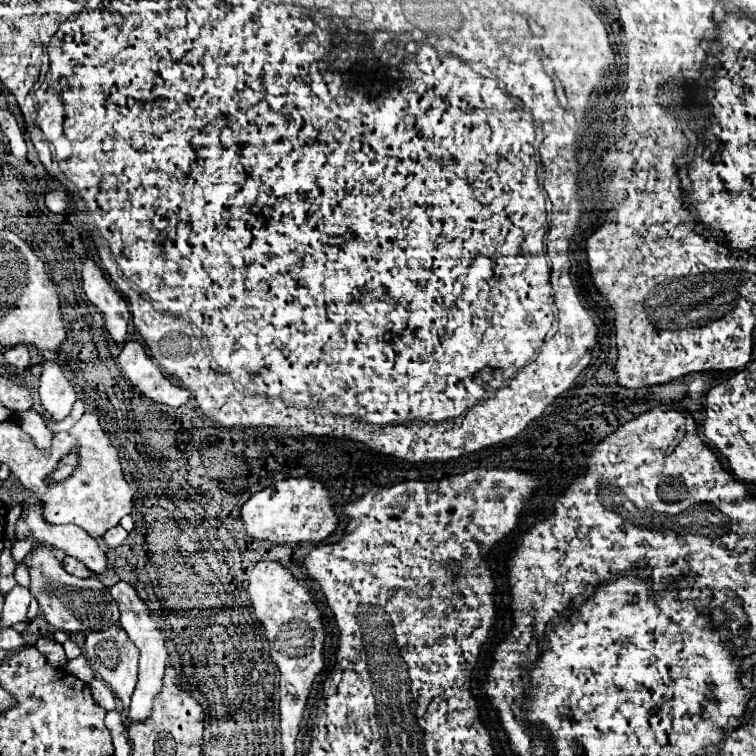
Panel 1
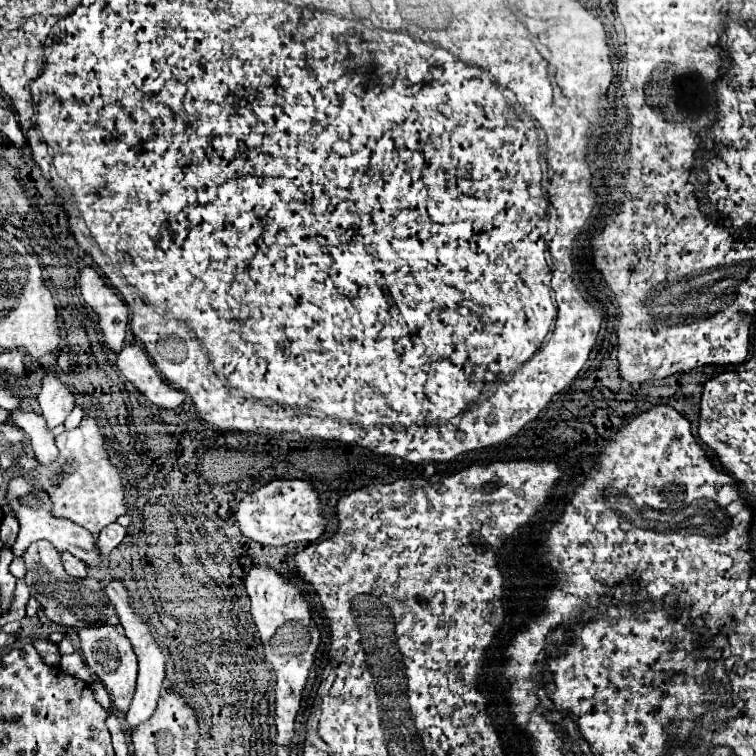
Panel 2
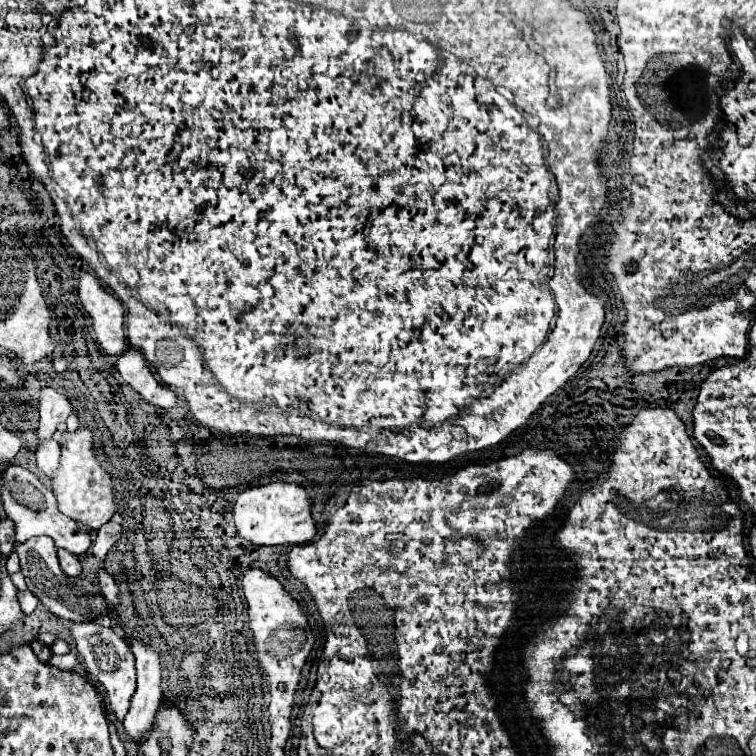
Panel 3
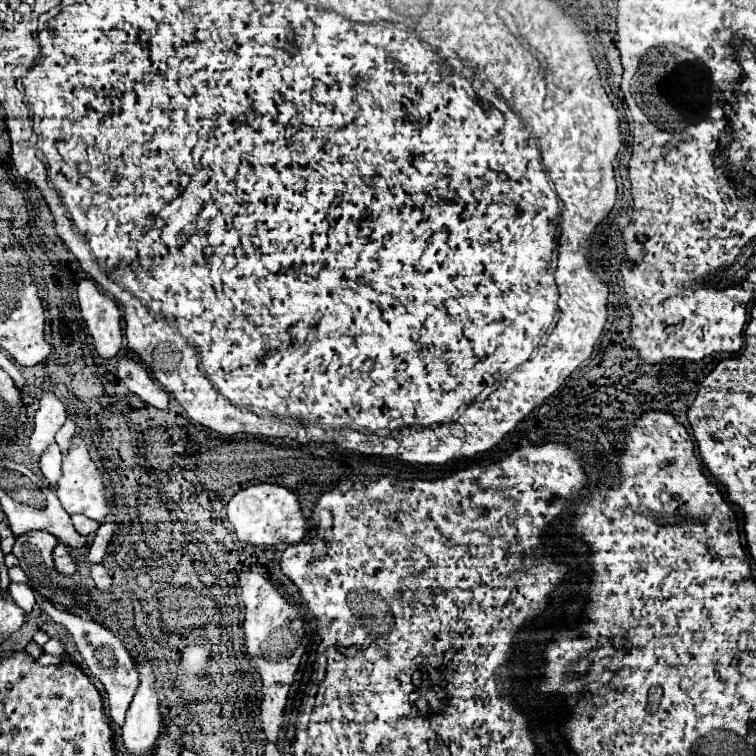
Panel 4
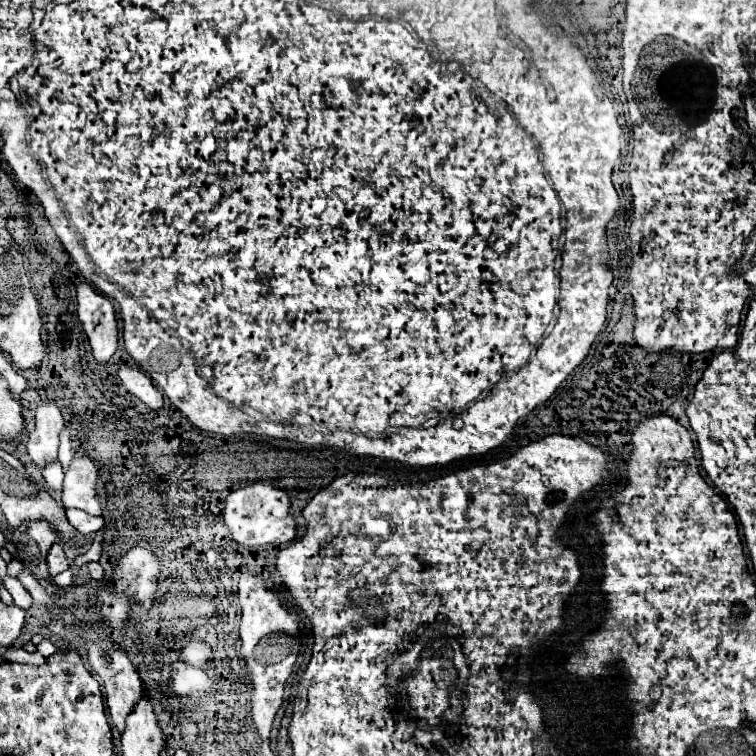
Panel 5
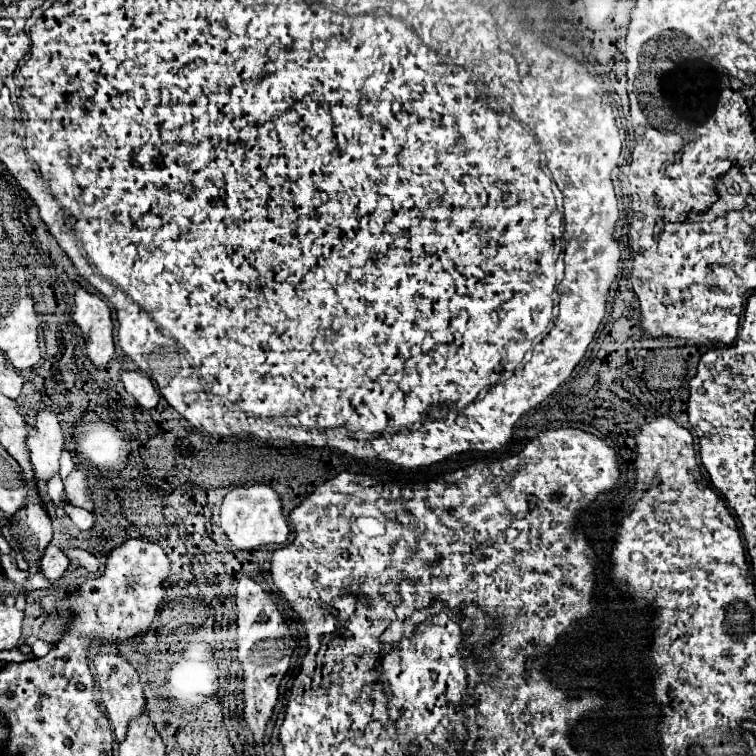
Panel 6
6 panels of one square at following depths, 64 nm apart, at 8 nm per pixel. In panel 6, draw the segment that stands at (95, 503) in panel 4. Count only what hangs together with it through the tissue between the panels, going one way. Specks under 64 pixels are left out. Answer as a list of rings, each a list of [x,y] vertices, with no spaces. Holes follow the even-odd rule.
[[[88,464],[84,466],[78,466],[70,472],[70,476],[64,480],[64,492],[66,492],[66,498],[70,504],[74,506],[82,506],[86,510],[94,510],[94,504],[88,496],[88,482],[86,482],[86,476],[88,476]]]

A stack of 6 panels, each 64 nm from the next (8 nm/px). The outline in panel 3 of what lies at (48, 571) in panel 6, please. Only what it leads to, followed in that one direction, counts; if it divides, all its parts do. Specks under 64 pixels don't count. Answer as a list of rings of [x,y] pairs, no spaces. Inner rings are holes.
[[[60,548],[58,550],[58,560],[60,560],[60,568],[68,574],[68,576],[78,576],[80,574],[80,562],[78,562],[78,558],[74,556],[74,554],[70,554],[68,550],[64,550],[64,548]]]

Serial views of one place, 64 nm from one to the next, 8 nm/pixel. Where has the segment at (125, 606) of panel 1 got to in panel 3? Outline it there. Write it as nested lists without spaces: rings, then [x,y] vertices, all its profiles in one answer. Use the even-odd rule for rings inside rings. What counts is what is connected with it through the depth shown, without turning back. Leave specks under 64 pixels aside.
[[[102,568],[98,570],[98,586],[100,586],[100,594],[110,602],[116,604],[118,602],[118,586],[114,582],[112,576],[108,576],[108,572]],[[132,642],[132,652],[136,656],[138,688],[132,696],[130,710],[122,726],[128,734],[128,740],[140,746],[144,740],[148,740],[148,734],[152,732],[156,722],[156,712],[162,706],[160,660],[152,648],[140,642]]]

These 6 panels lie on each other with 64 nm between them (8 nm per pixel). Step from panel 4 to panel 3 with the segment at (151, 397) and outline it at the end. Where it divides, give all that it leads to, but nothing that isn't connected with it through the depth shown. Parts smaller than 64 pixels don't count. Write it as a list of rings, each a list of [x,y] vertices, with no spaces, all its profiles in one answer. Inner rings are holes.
[[[126,348],[126,352],[116,362],[116,368],[126,384],[130,384],[130,388],[134,388],[148,404],[164,410],[176,404],[176,394],[152,376],[148,362],[136,348]]]

